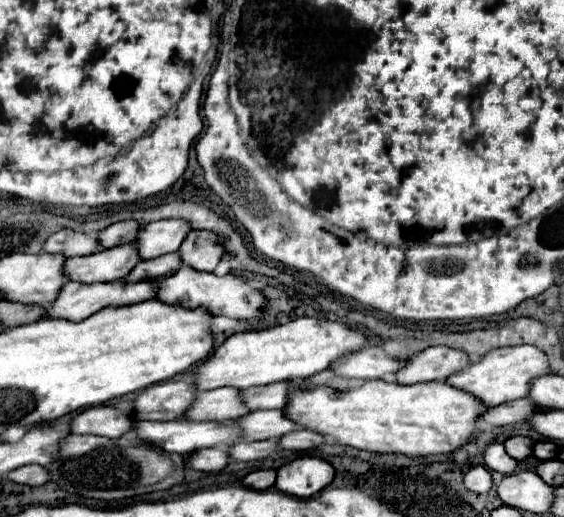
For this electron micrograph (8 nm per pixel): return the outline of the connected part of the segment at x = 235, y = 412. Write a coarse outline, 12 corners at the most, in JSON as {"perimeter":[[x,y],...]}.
{"perimeter":[[239,390],[197,392],[183,418],[223,422],[249,408]]}

